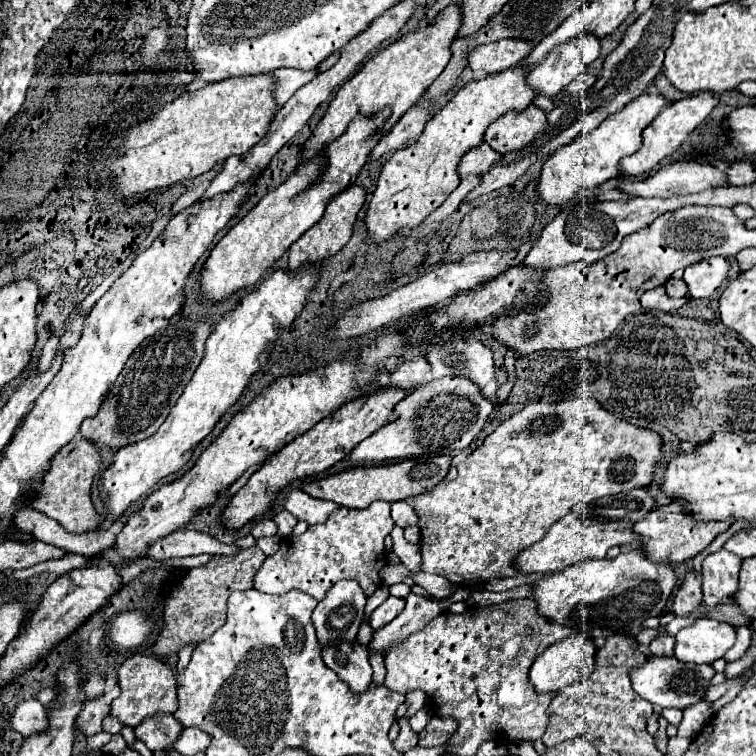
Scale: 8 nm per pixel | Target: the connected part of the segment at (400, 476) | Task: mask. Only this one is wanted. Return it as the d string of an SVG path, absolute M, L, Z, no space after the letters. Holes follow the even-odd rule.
M434 456L428 460L400 460L386 466L354 466L346 468L344 472L330 474L322 480L314 480L302 486L302 490L314 498L330 500L338 506L346 508L368 508L374 500L386 500L386 502L398 502L412 496L418 496L430 488L434 488L438 482L442 482L450 468L450 456ZM416 462L416 464L414 464Z

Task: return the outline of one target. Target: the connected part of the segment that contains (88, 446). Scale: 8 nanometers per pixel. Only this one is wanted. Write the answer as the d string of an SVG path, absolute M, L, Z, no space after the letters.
M76 436L68 444L68 448L64 446L62 450L58 450L58 456L54 456L54 460L50 460L50 472L46 472L46 480L42 480L42 484L38 486L38 496L34 496L34 500L30 500L30 506L34 510L46 514L48 518L54 518L68 532L74 532L74 534L94 530L100 520L90 502L90 486L92 486L94 476L100 474L100 470L102 470L102 460L92 442L78 440L78 438L82 438L82 436Z

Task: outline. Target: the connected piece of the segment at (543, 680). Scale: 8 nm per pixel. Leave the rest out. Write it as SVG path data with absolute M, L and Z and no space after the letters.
M574 632L574 636L568 636L566 640L552 644L530 666L530 682L534 690L536 692L558 692L560 688L572 684L576 678L580 678L582 668L588 668L588 670L594 668L594 654L596 654L594 640L582 632Z

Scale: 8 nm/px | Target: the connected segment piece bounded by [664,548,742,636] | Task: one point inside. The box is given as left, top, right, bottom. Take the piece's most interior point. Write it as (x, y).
(720, 569)

